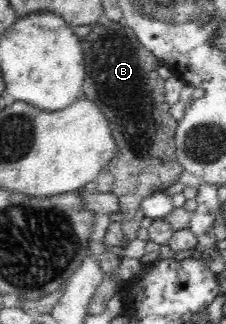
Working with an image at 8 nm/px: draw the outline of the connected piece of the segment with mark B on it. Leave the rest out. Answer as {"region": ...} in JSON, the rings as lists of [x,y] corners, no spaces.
{"region":[[[103,18],[88,35],[81,37],[80,47],[85,67],[83,95],[96,101],[106,116],[115,141],[114,157],[102,170],[114,176],[109,192],[119,197],[119,210],[124,216],[121,224],[126,236],[122,247],[125,248],[137,238],[137,231],[145,218],[142,201],[180,179],[183,169],[176,157],[177,120],[164,99],[165,81],[158,73],[162,61],[141,45],[129,27]]]}

